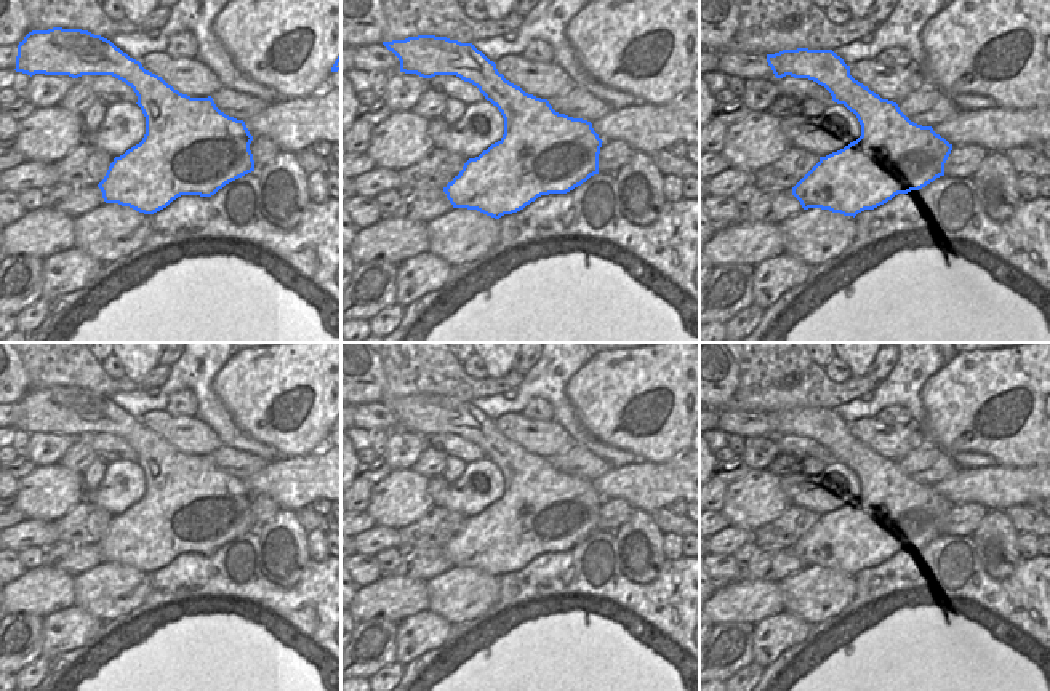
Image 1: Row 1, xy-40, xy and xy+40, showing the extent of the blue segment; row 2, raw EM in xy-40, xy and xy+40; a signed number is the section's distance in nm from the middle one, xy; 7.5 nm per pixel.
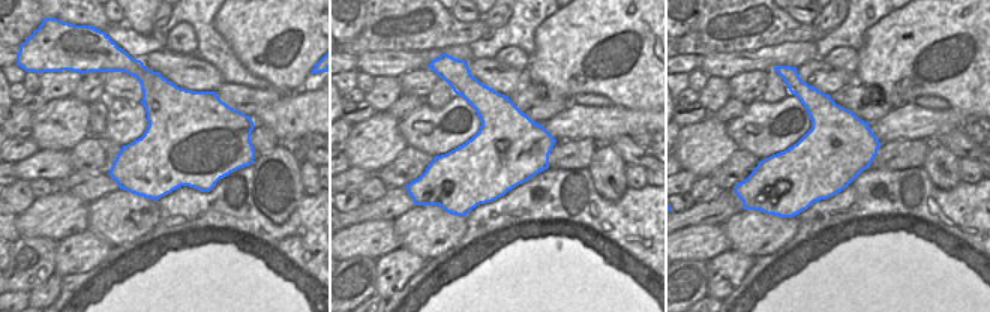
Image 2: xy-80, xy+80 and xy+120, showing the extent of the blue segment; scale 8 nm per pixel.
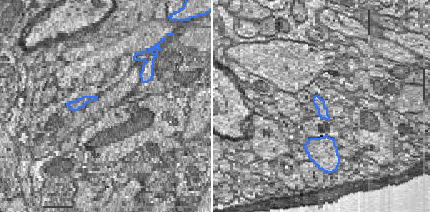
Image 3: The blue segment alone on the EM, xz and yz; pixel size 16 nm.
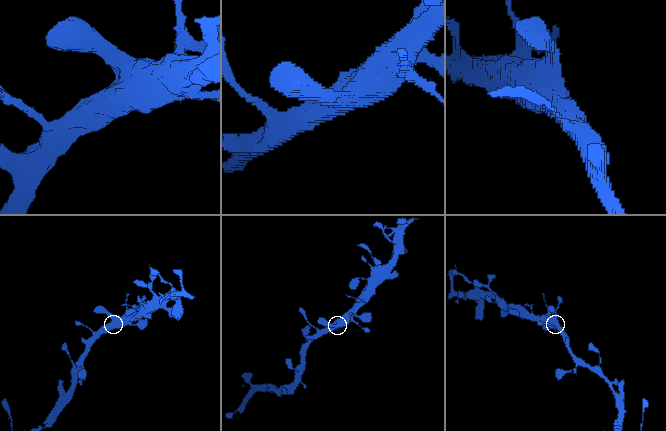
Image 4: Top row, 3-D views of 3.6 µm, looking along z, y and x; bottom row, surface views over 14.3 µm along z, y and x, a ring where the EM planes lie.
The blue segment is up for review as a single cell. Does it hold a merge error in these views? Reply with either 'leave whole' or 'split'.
leave whole

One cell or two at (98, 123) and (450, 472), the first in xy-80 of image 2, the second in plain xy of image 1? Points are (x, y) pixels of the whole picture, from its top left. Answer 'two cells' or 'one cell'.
one cell

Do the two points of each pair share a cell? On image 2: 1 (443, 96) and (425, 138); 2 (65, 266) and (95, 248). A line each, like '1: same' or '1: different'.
1: different
2: same

